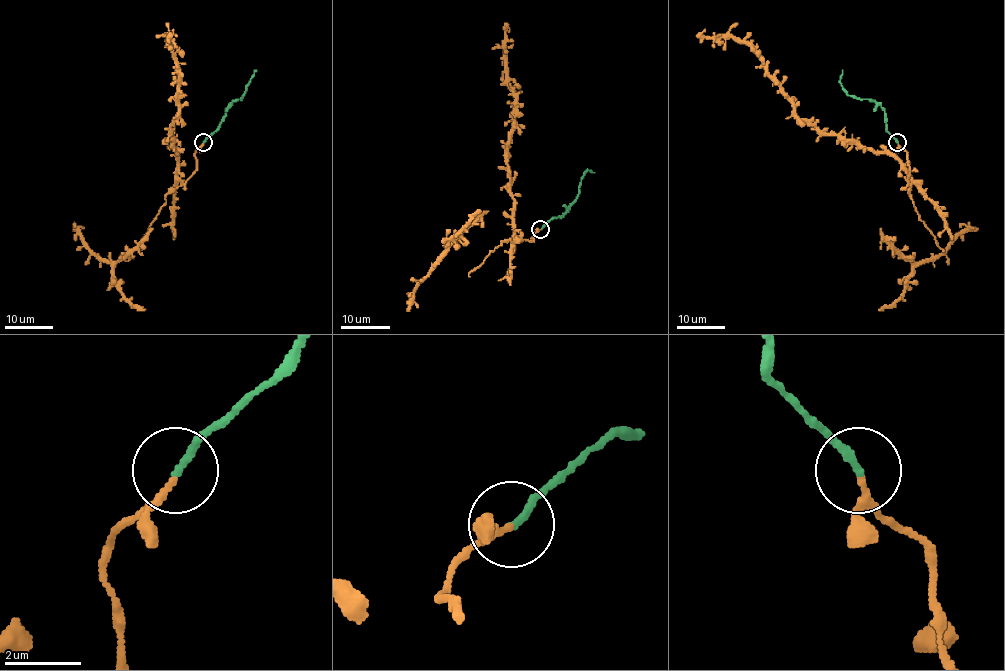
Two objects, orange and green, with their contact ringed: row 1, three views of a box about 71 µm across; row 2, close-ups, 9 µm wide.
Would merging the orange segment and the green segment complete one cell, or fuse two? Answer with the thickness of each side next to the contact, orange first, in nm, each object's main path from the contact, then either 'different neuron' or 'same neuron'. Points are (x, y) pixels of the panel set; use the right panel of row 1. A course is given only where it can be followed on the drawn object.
calibres 130 and 200 nm; course orange (898, 142), (906, 152), (907, 183), (907, 170), (892, 156), (807, 125), (749, 46), (705, 37), (705, 29); course green (898, 142), (886, 129), (885, 110), (880, 105), (847, 94), (840, 82), (842, 70); same neuron

